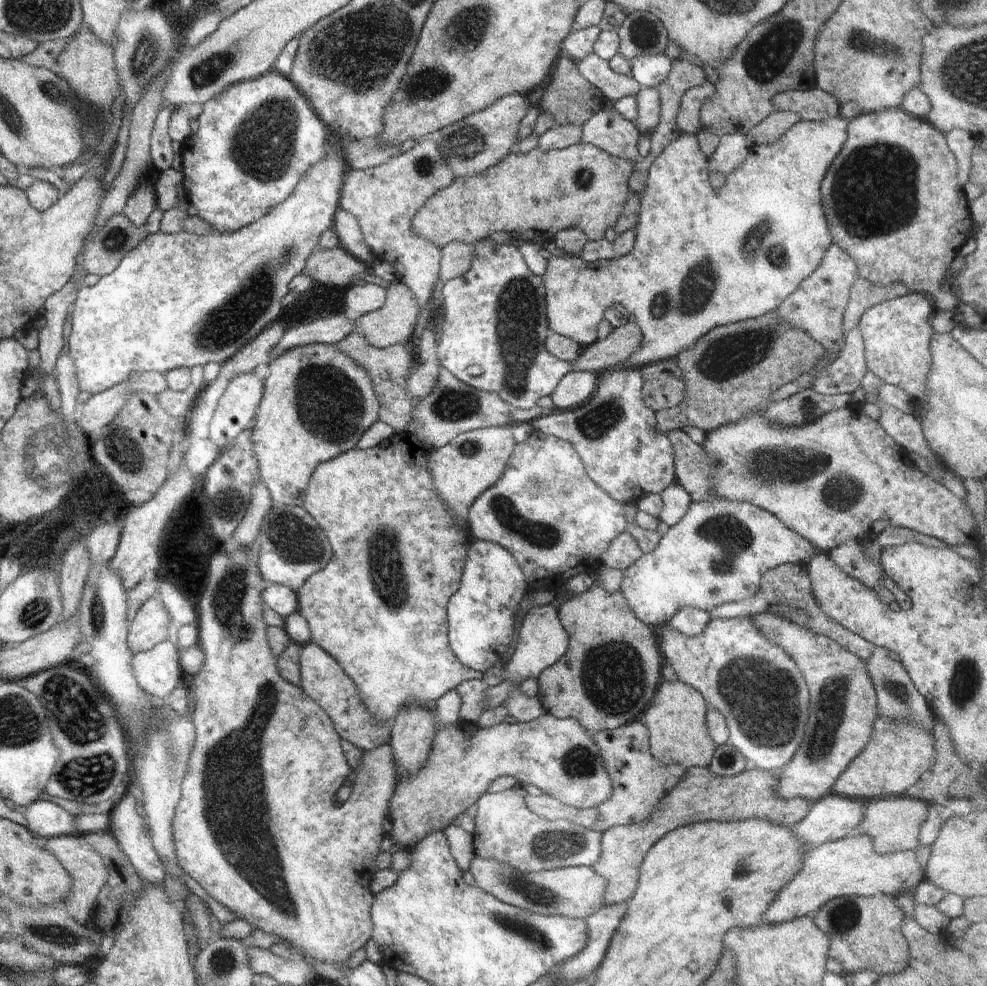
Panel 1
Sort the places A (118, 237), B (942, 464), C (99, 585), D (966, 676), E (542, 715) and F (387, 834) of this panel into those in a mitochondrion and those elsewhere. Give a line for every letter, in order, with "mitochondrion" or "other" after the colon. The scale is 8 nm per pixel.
A: mitochondrion
B: other
C: mitochondrion
D: mitochondrion
E: other
F: other

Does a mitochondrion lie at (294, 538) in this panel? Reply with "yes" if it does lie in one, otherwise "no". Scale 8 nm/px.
yes

